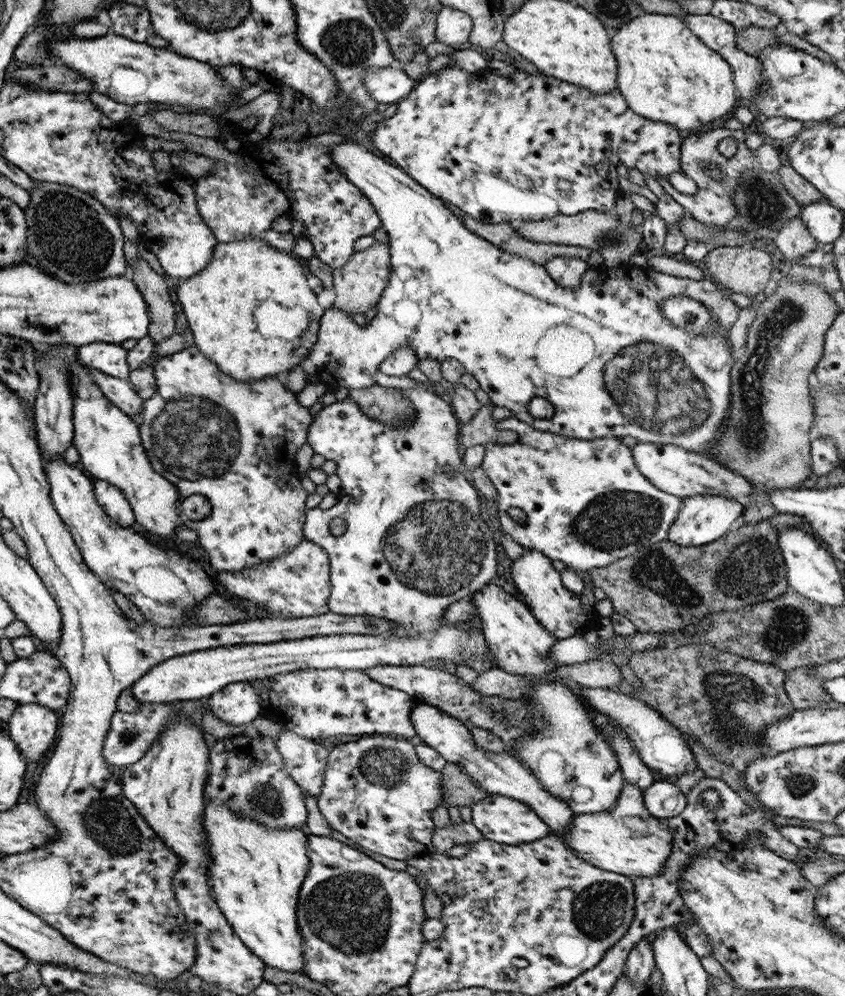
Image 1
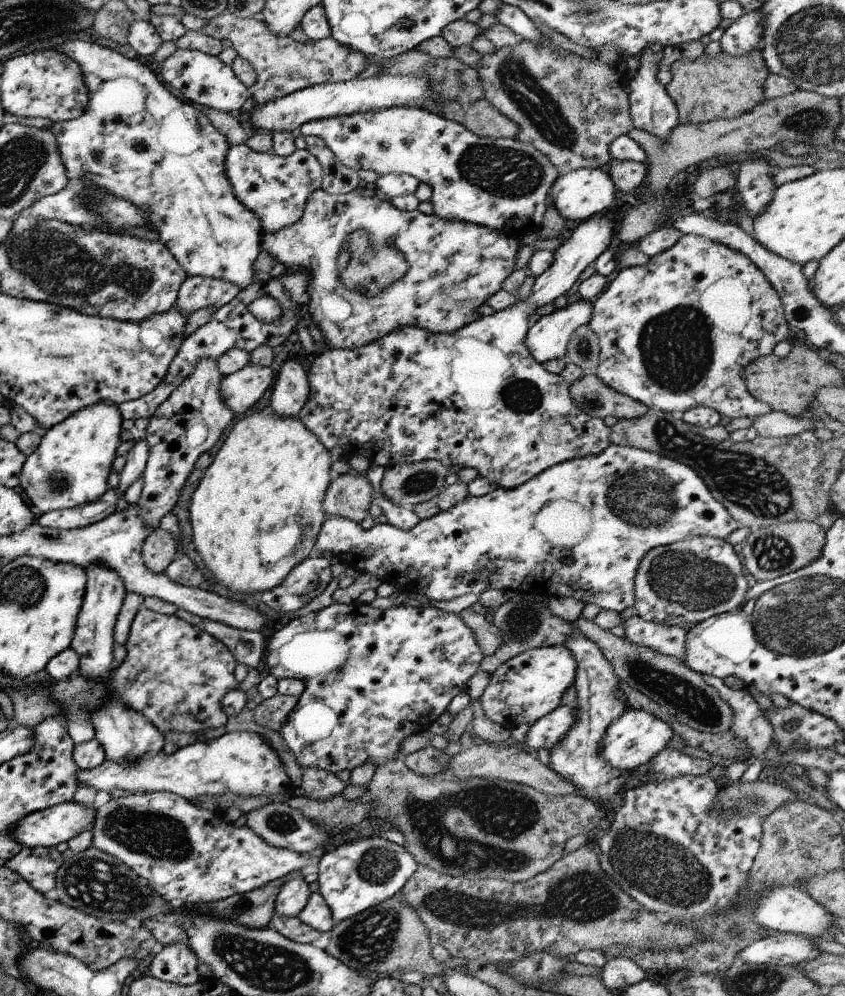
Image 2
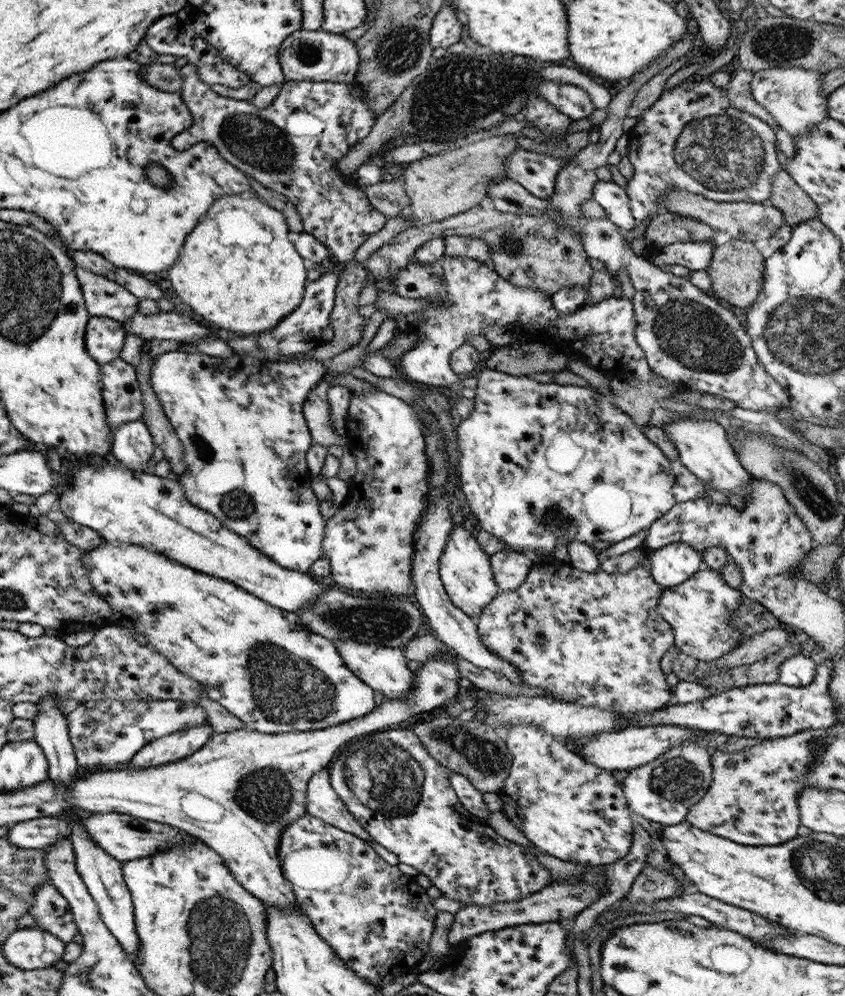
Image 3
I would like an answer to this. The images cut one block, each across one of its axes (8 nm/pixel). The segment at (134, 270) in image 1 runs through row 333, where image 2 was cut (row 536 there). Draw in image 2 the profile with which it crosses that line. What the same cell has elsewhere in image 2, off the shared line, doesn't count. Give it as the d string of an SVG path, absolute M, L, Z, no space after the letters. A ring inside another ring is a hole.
M158 527L148 534L141 544L141 562L153 574L163 574L168 564L175 559L173 534L165 532Z

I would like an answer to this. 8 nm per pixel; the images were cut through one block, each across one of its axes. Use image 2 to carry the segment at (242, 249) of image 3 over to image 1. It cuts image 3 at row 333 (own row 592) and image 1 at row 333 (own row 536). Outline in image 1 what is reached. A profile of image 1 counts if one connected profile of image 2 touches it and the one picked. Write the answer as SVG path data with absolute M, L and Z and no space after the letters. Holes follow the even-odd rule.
M258 238L218 242L209 262L197 274L179 282L176 295L199 352L223 374L243 383L288 372L301 363L313 348L319 317L324 311L315 299L316 290L305 281L296 257L269 248Z

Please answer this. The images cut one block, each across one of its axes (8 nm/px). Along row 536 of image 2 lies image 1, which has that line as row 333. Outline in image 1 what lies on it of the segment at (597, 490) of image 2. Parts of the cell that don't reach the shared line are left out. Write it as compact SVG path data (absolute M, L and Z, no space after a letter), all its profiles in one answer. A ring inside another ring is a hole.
M353 141L343 142L343 144L337 144L337 146L329 146L329 151L331 151L330 159L331 162L333 162L333 165L341 171L341 175L349 181L349 183L352 183L353 186L357 187L364 195L367 200L371 203L371 206L374 208L374 211L378 214L379 220L380 220L380 226L384 228L384 231L387 233L387 237L389 240L388 244L388 252L390 256L390 271L389 276L385 285L385 288L381 291L381 296L377 299L377 302L375 306L373 306L373 313L371 313L368 316L368 319L366 323L360 327L359 325L354 326L350 321L347 319L347 315L345 313L342 313L338 308L335 308L333 305L329 306L327 309L323 311L323 314L319 317L319 326L316 332L316 341L314 342L313 348L309 351L309 354L306 356L306 358L299 363L299 365L302 367L303 372L307 374L306 384L313 384L318 383L325 386L326 391L325 395L330 397L330 395L333 394L335 390L338 388L344 388L348 391L351 389L357 390L357 389L363 389L366 387L369 387L370 385L373 385L373 379L374 374L376 373L376 370L378 370L379 364L383 362L392 352L395 352L400 346L410 346L412 348L412 351L414 352L414 355L416 356L416 360L419 361L420 358L430 358L431 360L437 360L441 362L445 358L453 358L457 360L457 362L460 362L463 365L464 372L467 374L471 374L471 376L474 378L474 380L478 384L478 388L481 389L487 396L490 398L491 402L495 404L495 406L501 406L503 408L507 408L511 410L513 413L513 416L517 420L520 420L521 422L526 422L528 425L531 425L533 428L536 428L540 431L549 431L551 434L557 434L557 435L563 435L564 437L569 438L576 438L581 440L591 440L601 437L610 437L610 436L616 436L616 437L624 437L624 436L632 436L637 440L639 443L661 443L661 444L670 444L675 445L678 447L681 447L685 450L693 451L694 453L703 455L707 457L708 459L713 460L714 463L717 463L719 466L723 467L724 469L729 469L728 466L724 466L724 462L720 462L720 460L716 460L714 456L712 456L712 452L710 452L710 444L713 441L716 441L720 437L720 432L724 429L724 420L726 419L726 414L728 411L728 404L729 400L731 400L731 391L729 391L730 387L730 370L732 362L734 361L733 357L731 357L731 353L729 352L729 347L727 347L727 342L725 341L725 336L727 335L726 330L729 330L731 324L735 322L738 307L733 304L729 299L723 297L722 291L717 289L717 287L713 284L713 282L707 279L701 279L701 280L691 280L688 278L679 278L678 276L671 276L668 274L663 274L662 272L656 272L654 269L651 269L647 266L638 268L637 266L631 265L631 263L626 263L619 267L607 267L603 265L603 263L596 268L593 269L587 269L583 276L581 277L579 286L575 290L571 290L570 288L564 288L563 286L559 286L548 274L547 271L543 268L542 265L535 264L532 260L529 260L527 258L519 258L516 255L513 255L507 251L501 251L500 247L494 246L492 243L487 242L487 240L483 238L479 238L479 236L476 236L476 234L473 234L472 232L469 232L467 228L464 227L464 224L462 223L461 219L458 219L455 217L449 209L443 204L442 201L440 201L437 197L433 196L428 190L425 190L424 187L419 186L417 182L413 181L405 172L398 167L391 166L391 164L387 164L383 159L380 159L377 156L374 156L371 154L371 152L367 151L367 148L364 148L363 146L360 146L357 143L354 143ZM681 295L685 295L686 297L689 297L690 299L693 299L694 301L697 301L698 303L701 303L702 305L706 306L706 309L712 314L712 319L716 322L716 326L714 326L714 330L712 332L706 332L706 334L693 334L692 332L685 332L684 330L679 330L676 326L673 326L662 314L660 314L660 310L658 310L658 306L660 305L660 302L665 300L667 297L678 297ZM539 396L539 398L544 398L553 406L553 415L550 418L535 418L531 417L529 415L529 412L527 411L527 404L529 404L529 400L531 398Z

